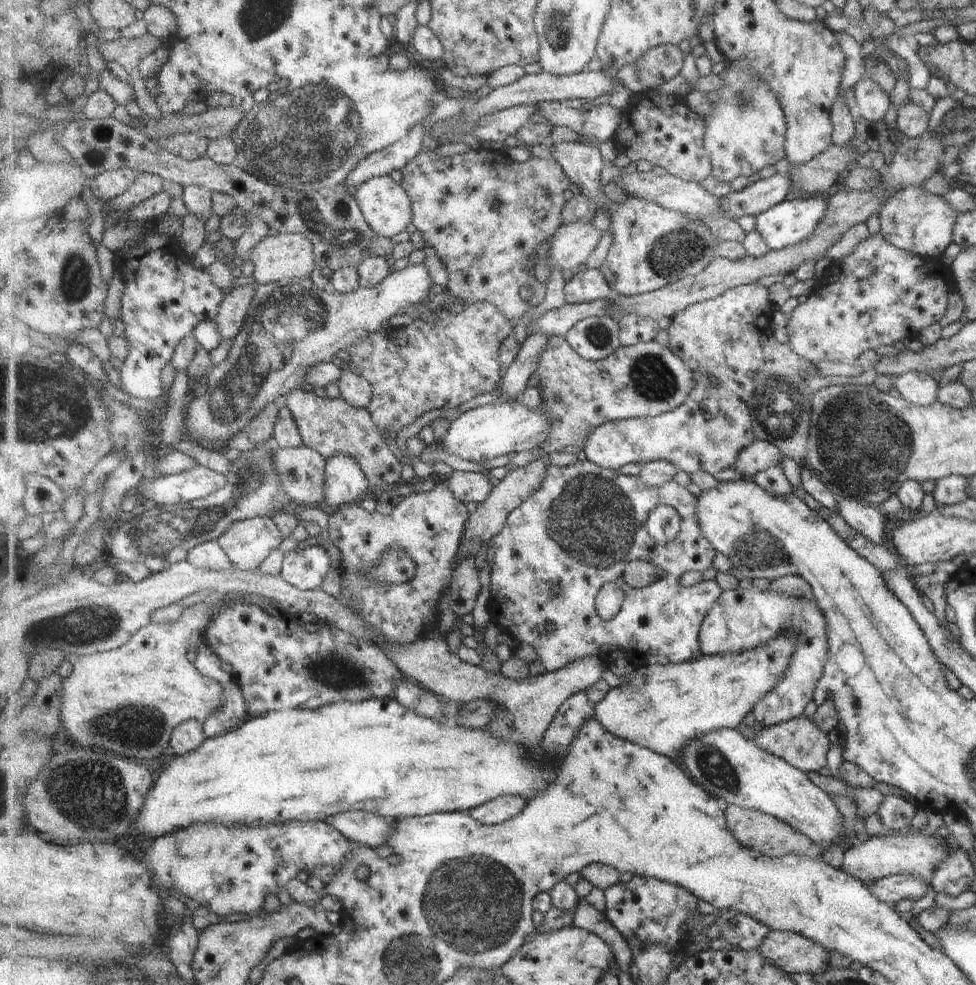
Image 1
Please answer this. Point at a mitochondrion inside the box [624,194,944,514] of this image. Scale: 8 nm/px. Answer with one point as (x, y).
(863, 444)

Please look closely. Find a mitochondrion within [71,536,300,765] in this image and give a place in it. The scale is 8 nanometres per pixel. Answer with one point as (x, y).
(139, 727)

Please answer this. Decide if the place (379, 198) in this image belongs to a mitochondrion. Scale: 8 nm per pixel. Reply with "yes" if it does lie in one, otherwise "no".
no

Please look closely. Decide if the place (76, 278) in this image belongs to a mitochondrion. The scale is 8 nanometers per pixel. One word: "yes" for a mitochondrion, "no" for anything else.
yes

